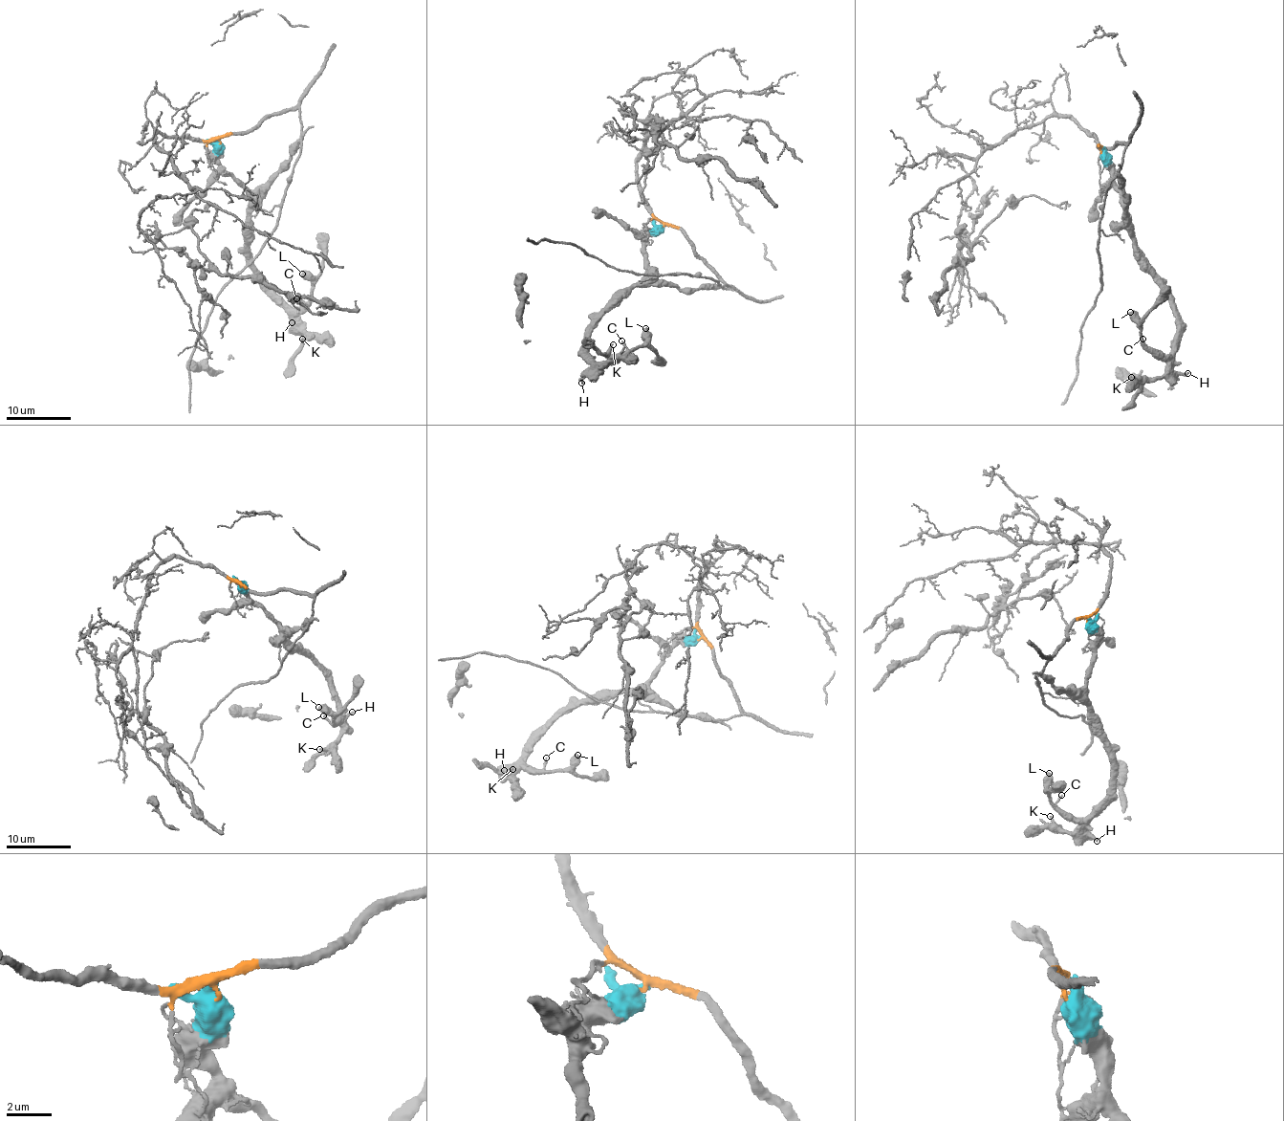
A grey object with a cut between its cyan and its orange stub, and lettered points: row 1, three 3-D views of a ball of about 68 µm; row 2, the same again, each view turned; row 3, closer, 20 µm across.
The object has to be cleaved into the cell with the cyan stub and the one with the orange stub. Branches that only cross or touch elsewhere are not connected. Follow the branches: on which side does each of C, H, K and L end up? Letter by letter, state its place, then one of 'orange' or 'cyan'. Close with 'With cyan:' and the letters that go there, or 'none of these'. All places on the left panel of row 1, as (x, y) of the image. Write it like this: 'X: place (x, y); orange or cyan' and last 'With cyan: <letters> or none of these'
C: place (296, 298); cyan
H: place (292, 322); cyan
K: place (302, 339); cyan
L: place (302, 274); cyan
With cyan: C, H, K, L

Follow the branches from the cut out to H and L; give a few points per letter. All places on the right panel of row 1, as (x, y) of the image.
H: (1102, 150), (1102, 163), (1111, 170), (1128, 220), (1133, 256), (1173, 311), (1177, 336), (1172, 369), (1188, 372)
L: (1102, 150), (1128, 220), (1133, 256), (1173, 311), (1171, 349), (1163, 357), (1142, 341), (1130, 312)

